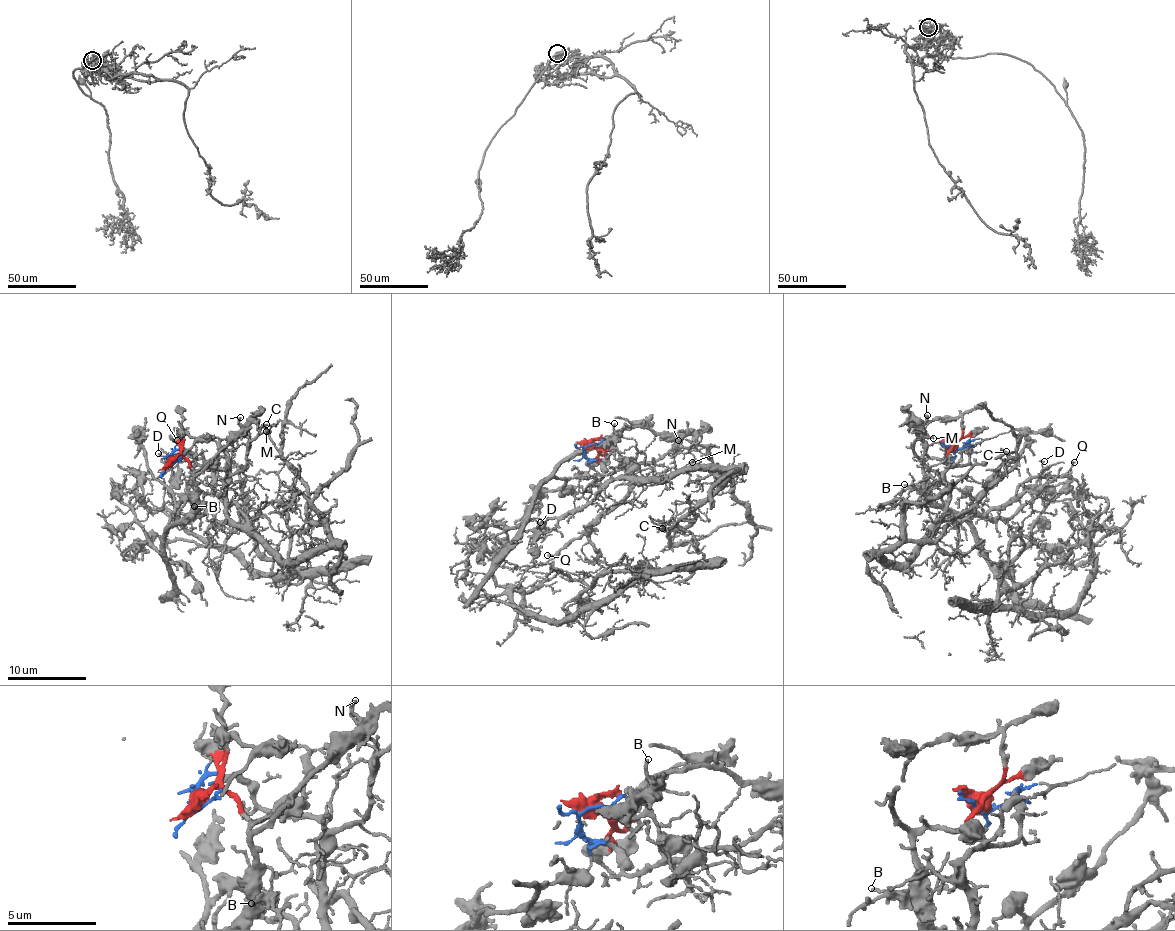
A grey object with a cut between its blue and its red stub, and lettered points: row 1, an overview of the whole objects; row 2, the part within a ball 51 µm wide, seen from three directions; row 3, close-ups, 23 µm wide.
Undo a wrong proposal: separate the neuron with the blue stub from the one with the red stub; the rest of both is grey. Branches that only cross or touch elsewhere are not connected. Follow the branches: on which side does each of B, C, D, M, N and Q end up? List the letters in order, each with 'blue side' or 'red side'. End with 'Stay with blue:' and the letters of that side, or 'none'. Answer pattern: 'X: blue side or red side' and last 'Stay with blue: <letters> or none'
B: red side
C: blue side
D: blue side
M: blue side
N: red side
Q: blue side
Stay with blue: C, D, M, Q

